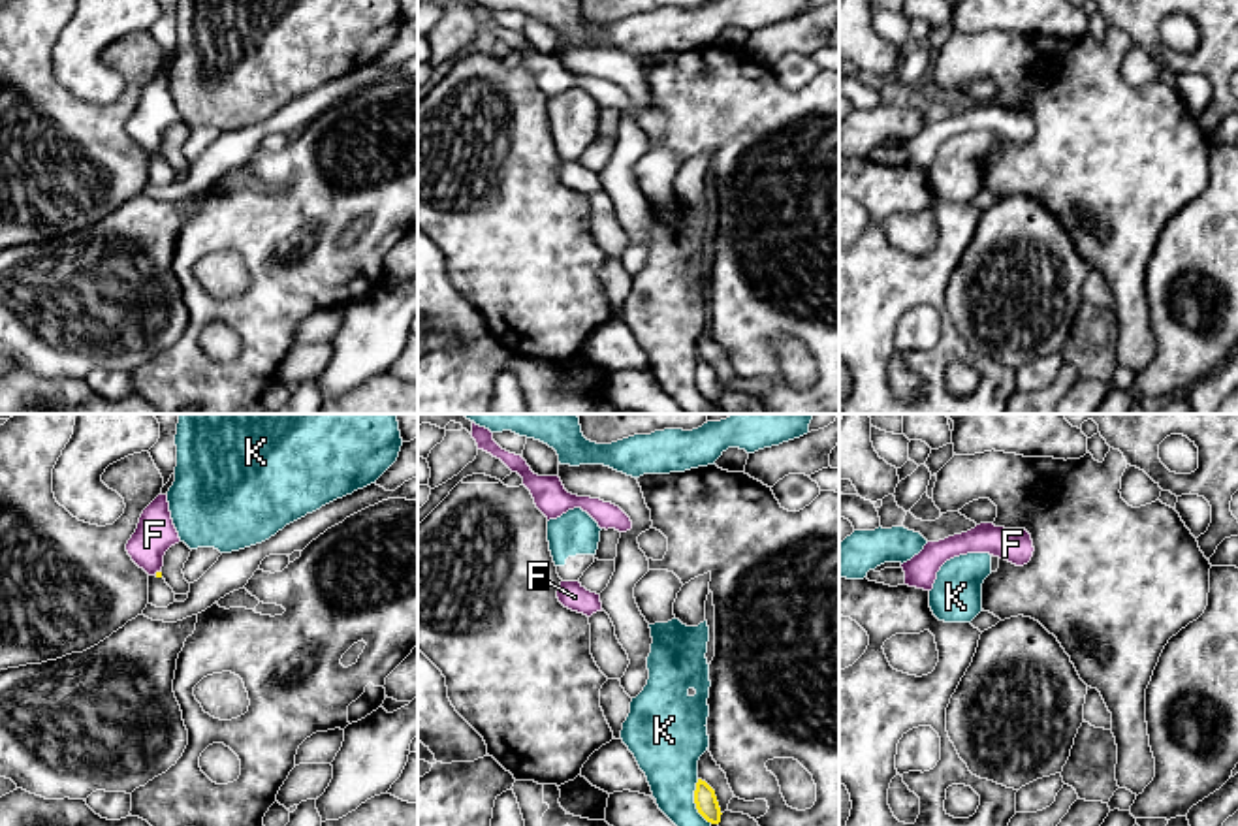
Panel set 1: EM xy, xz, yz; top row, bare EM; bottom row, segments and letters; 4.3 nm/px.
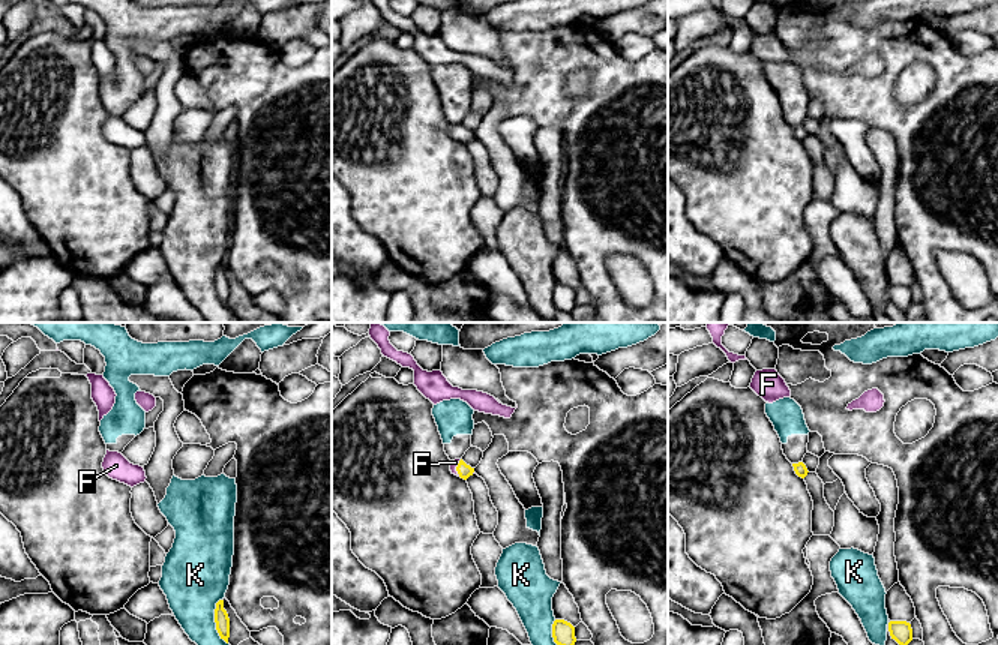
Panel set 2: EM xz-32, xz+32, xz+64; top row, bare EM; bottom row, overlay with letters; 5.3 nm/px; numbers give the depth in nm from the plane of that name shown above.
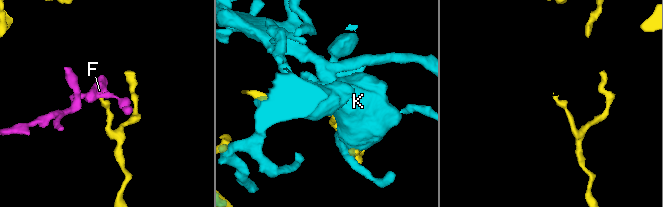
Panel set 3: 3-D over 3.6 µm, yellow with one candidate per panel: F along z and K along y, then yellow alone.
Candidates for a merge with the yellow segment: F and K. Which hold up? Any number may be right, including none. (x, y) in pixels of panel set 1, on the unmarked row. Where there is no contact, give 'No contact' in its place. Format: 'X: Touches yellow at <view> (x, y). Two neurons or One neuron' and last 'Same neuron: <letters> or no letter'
F: Touches yellow at xy (157, 151). One neuron
K: Touches yellow at xz (695, 381). Two neurons
Same neuron: F

